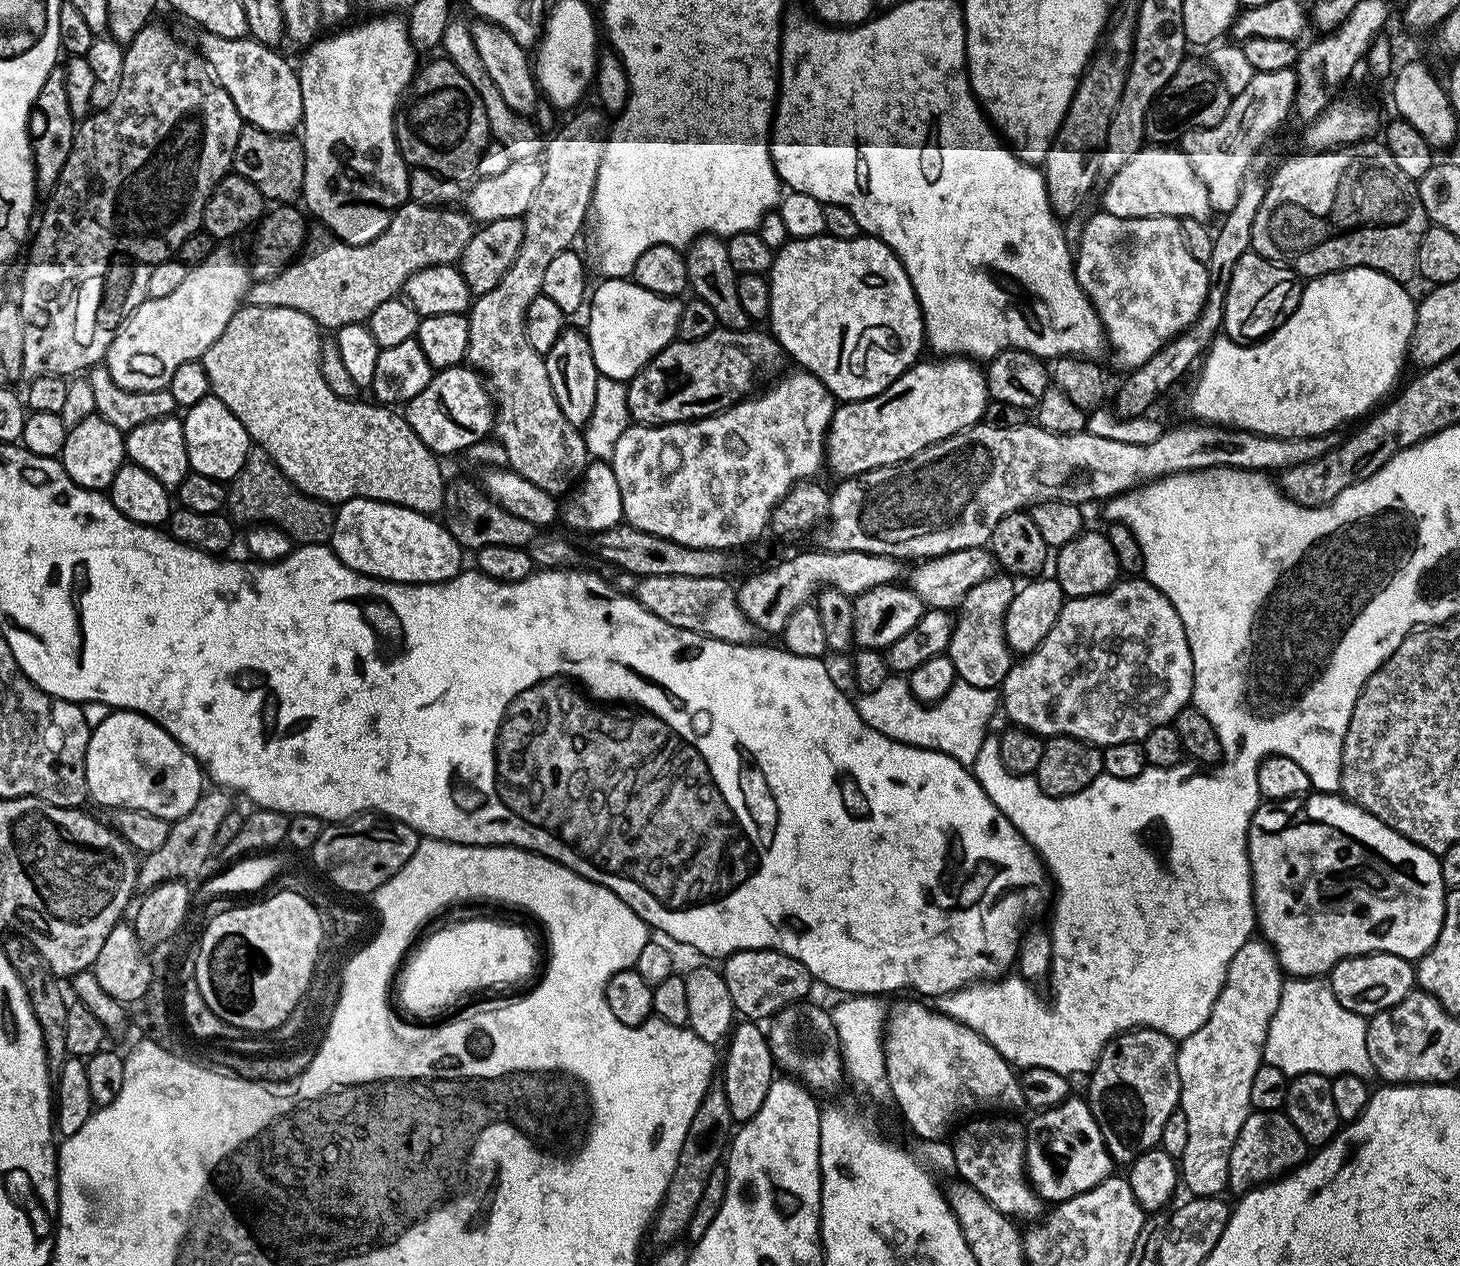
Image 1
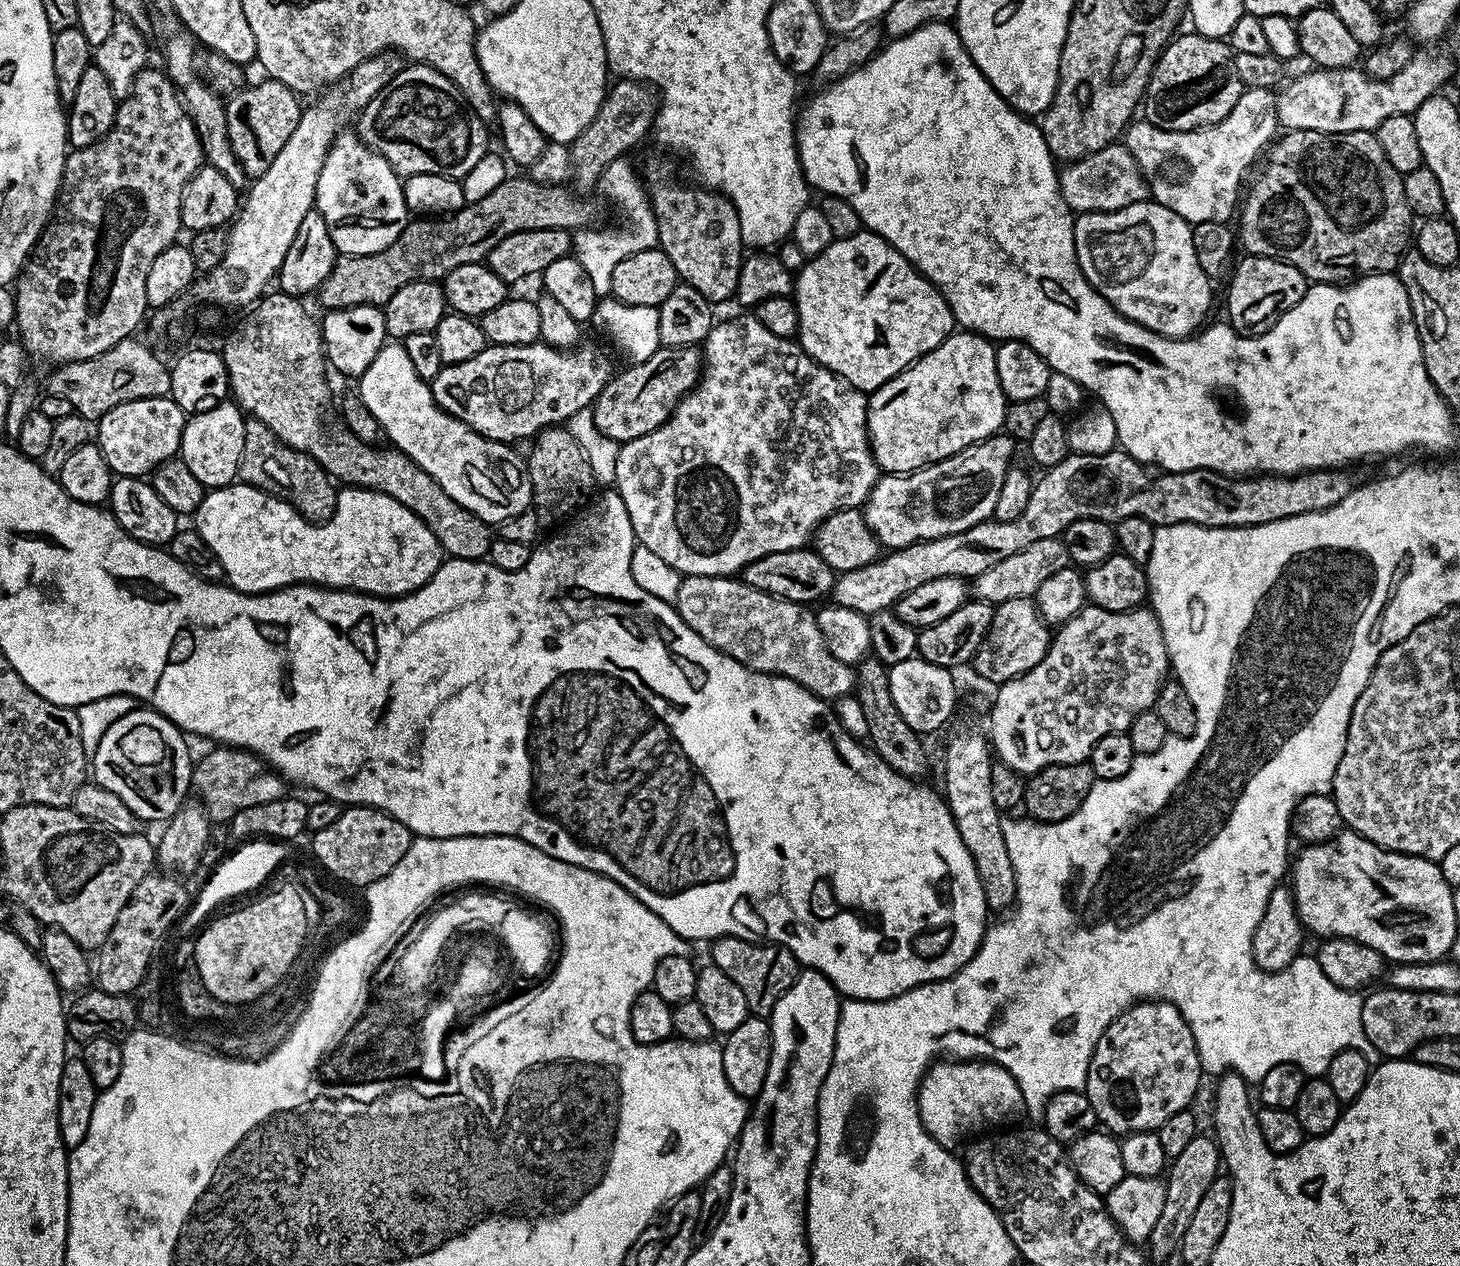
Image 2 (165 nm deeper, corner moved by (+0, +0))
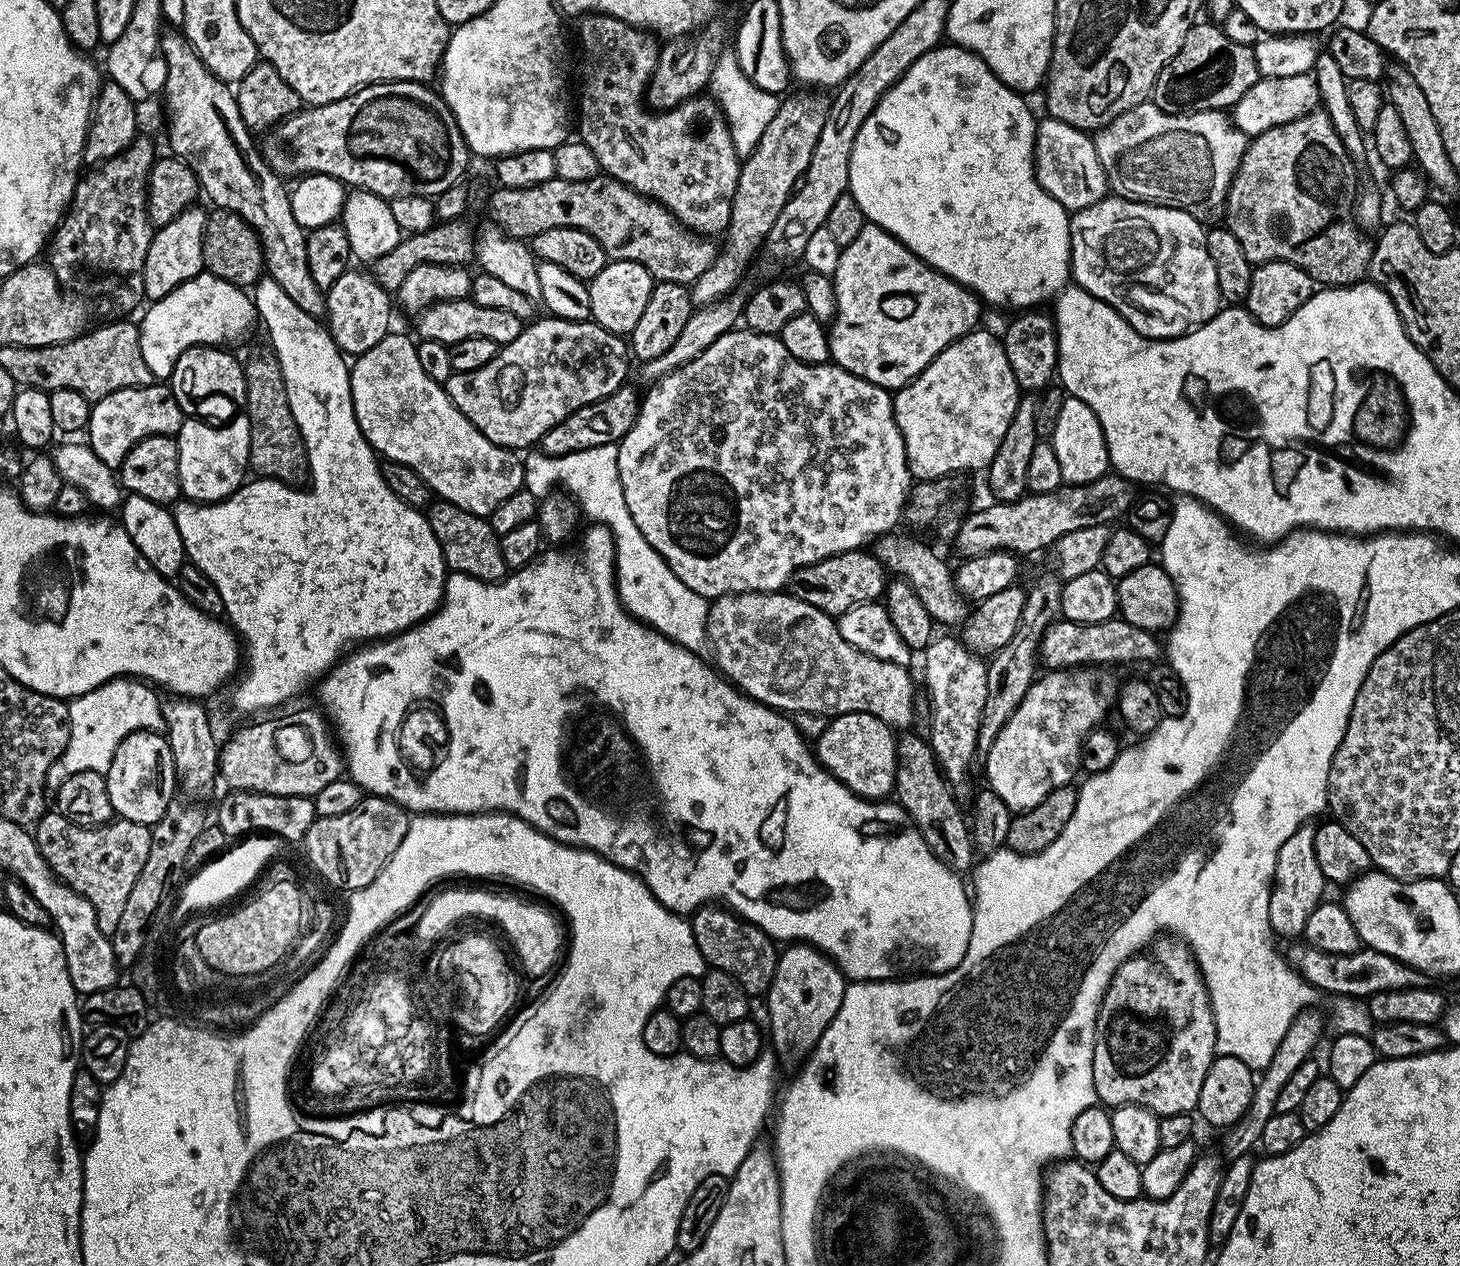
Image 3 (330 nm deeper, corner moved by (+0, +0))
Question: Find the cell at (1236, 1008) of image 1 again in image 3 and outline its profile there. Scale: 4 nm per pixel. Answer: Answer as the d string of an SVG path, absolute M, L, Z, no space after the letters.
M1306 823L1294 830L1294 834L1286 838L1282 850L1278 850L1268 907L1268 927L1277 937L1299 937L1306 926L1306 918L1310 918L1310 913L1325 899L1326 881L1318 866L1318 854L1314 854L1315 845L1316 828Z

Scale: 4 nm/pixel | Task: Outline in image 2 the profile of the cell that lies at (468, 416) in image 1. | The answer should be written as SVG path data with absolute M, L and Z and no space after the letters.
M543 342L522 346L488 344L474 358L466 358L466 362L444 365L430 383L434 402L443 412L458 418L479 436L517 442L527 436L535 437L549 426L563 425L575 412L585 411L613 375L614 367L607 354L596 344L581 342L571 350L552 348Z

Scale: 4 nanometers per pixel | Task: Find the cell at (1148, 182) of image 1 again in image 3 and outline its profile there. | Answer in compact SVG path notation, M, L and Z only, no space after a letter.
M1041 119L1036 125L1034 159L1036 181L1069 213L1075 214L1094 206L1109 195L1108 179L1098 158L1095 139L1080 128L1061 120Z

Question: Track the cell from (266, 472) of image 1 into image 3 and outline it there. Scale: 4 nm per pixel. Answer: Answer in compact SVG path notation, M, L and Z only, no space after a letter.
M263 347L254 349L248 357L243 357L242 360L244 381L248 391L246 415L250 418L248 466L257 477L300 486L310 476L306 446L298 430L298 422L294 422L294 414L290 410L280 359L271 347Z

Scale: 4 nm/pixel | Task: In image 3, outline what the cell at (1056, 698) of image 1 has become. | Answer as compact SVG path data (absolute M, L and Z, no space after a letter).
M1048 670L1039 678L1033 680L1030 690L1026 690L1026 698L1022 698L1022 702L1018 702L1018 710L1014 710L1014 714L1010 714L1006 726L1002 726L1002 730L998 730L998 738L994 738L994 742L986 750L988 761L984 764L984 772L988 775L988 780L986 780L987 787L991 788L994 794L998 794L998 798L1002 798L1002 802L1006 802L1006 806L1011 808L1013 813L1019 814L1030 810L1034 806L1038 806L1038 802L1042 802L1042 798L1046 798L1046 794L1050 794L1050 790L1073 783L1074 779L1072 779L1072 775L1078 772L1080 768L1080 748L1084 745L1084 739L1086 739L1088 733L1093 728L1097 727L1103 721L1100 719L1107 714L1108 708L1110 712L1110 696L1107 696L1090 677L1083 676L1080 672L1083 671Z

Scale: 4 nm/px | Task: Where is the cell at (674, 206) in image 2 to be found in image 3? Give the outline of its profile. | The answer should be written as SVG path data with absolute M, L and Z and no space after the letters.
M597 12L579 17L577 24L580 24L576 28L576 44L580 47L580 105L577 108L575 105L574 112L575 115L576 112L580 115L579 139L583 140L586 146L590 146L590 150L594 150L594 158L598 158L601 173L606 176L613 176L615 180L622 182L627 188L633 188L635 192L640 192L651 200L657 200L679 224L689 228L691 232L705 238L719 237L727 229L732 217L734 190L738 186L738 174L742 163L742 158L734 150L734 138L730 138L728 120L724 116L724 111L708 94L693 96L691 100L684 100L678 107L669 108L667 112L649 110L646 107L648 83L652 81L652 75L656 69L656 60L660 57L657 37L651 32L644 31L643 28L635 28L633 24L628 24L624 20L606 14L598 14Z

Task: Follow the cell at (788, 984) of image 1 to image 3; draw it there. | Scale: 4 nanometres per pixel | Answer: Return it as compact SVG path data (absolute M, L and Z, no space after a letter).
M716 902L703 904L691 913L690 923L694 942L698 942L698 950L709 969L717 968L722 970L722 974L730 974L749 998L767 997L780 961L777 941L758 926L736 915L731 908Z

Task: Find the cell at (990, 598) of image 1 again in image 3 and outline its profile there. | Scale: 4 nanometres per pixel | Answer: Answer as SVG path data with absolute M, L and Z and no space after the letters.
M1061 618L1046 630L1040 643L1039 659L1048 670L1072 670L1077 666L1084 666L1080 664L1124 662L1147 665L1161 659L1162 644L1156 640L1159 640L1157 633L1147 632L1138 626L1130 626L1130 622L1126 622L1123 618L1113 618L1097 624L1075 624Z

